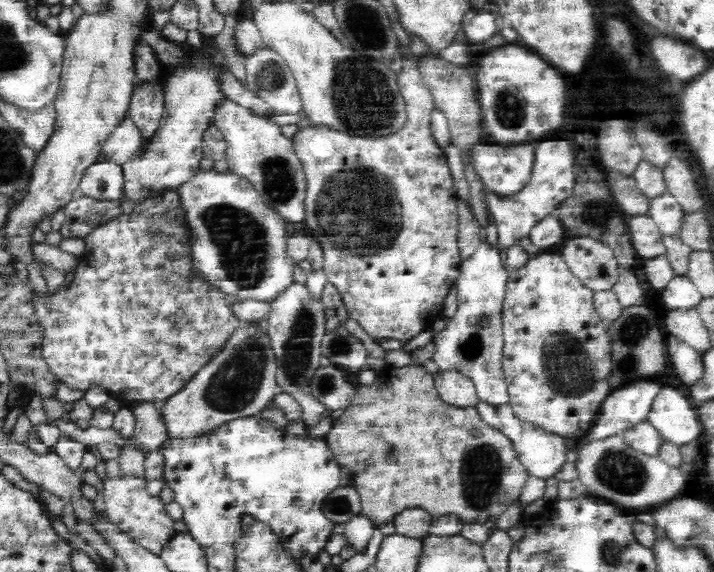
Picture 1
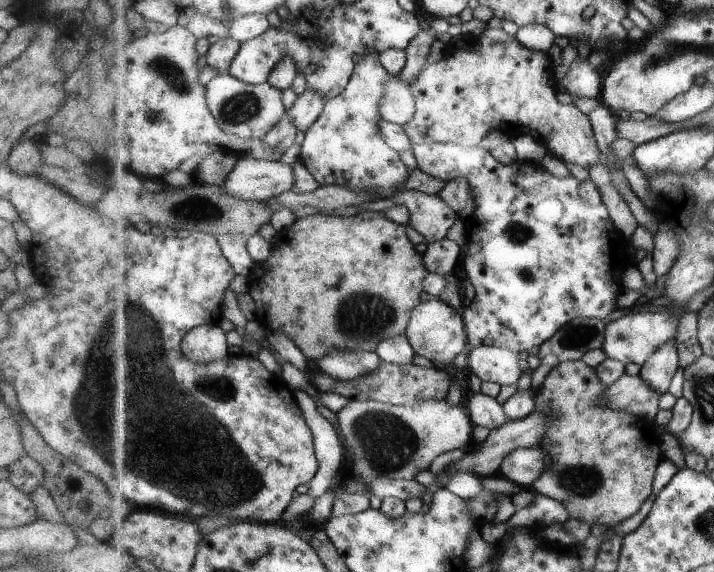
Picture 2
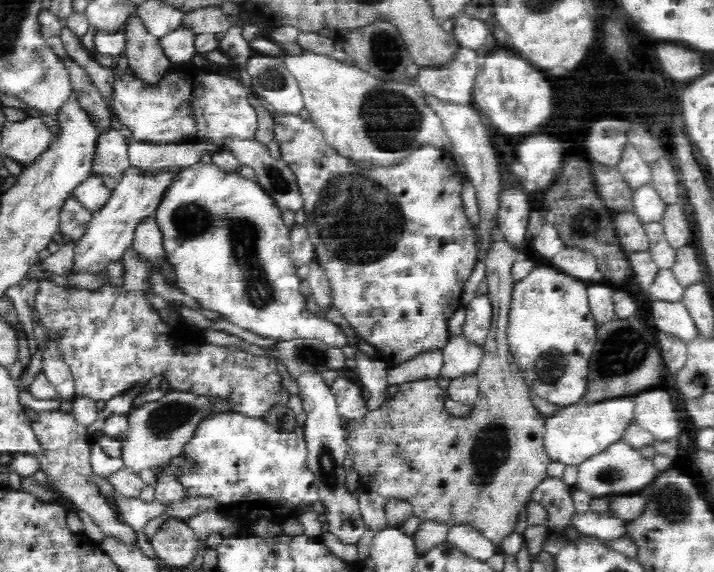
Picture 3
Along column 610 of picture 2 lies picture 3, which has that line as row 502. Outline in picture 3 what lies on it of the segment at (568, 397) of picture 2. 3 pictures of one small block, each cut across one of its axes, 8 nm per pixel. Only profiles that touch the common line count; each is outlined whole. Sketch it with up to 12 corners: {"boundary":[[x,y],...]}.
{"boundary":[[489,228],[468,417],[437,379],[348,420],[362,490],[501,551],[547,477],[507,341],[520,252]]}

